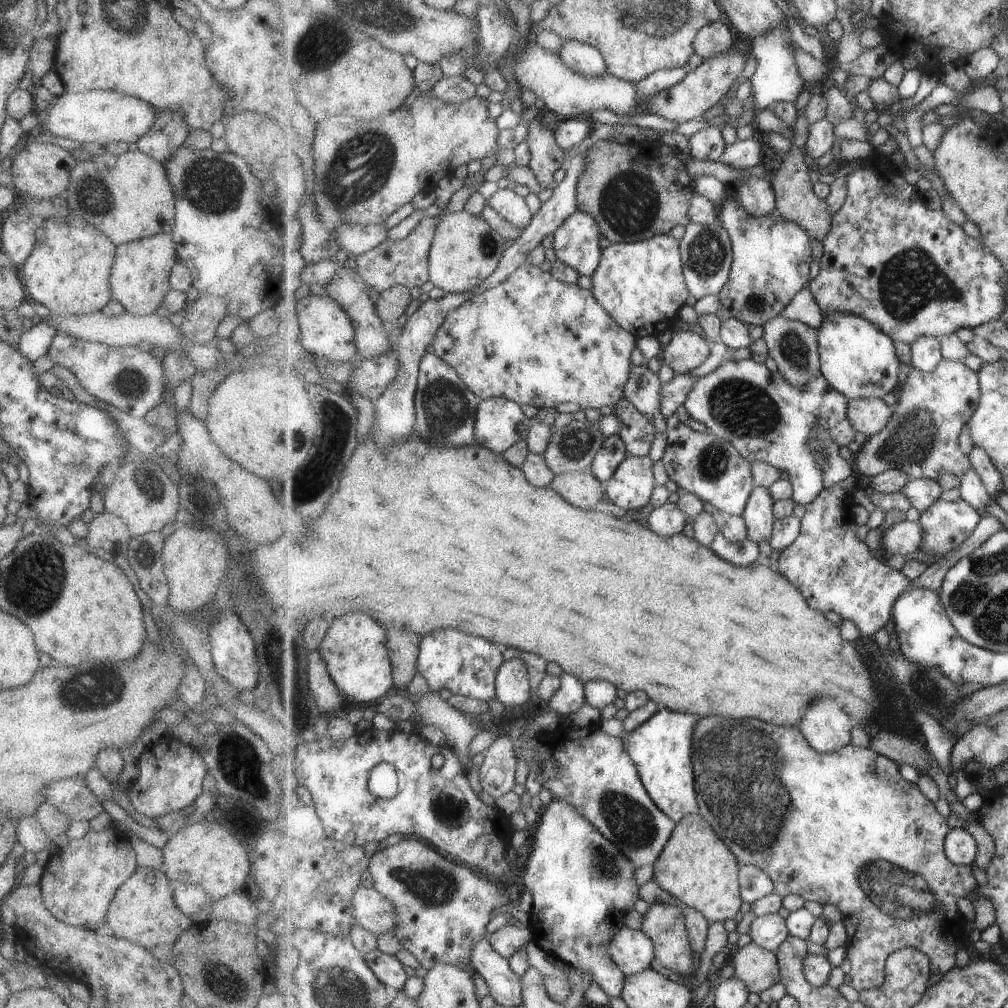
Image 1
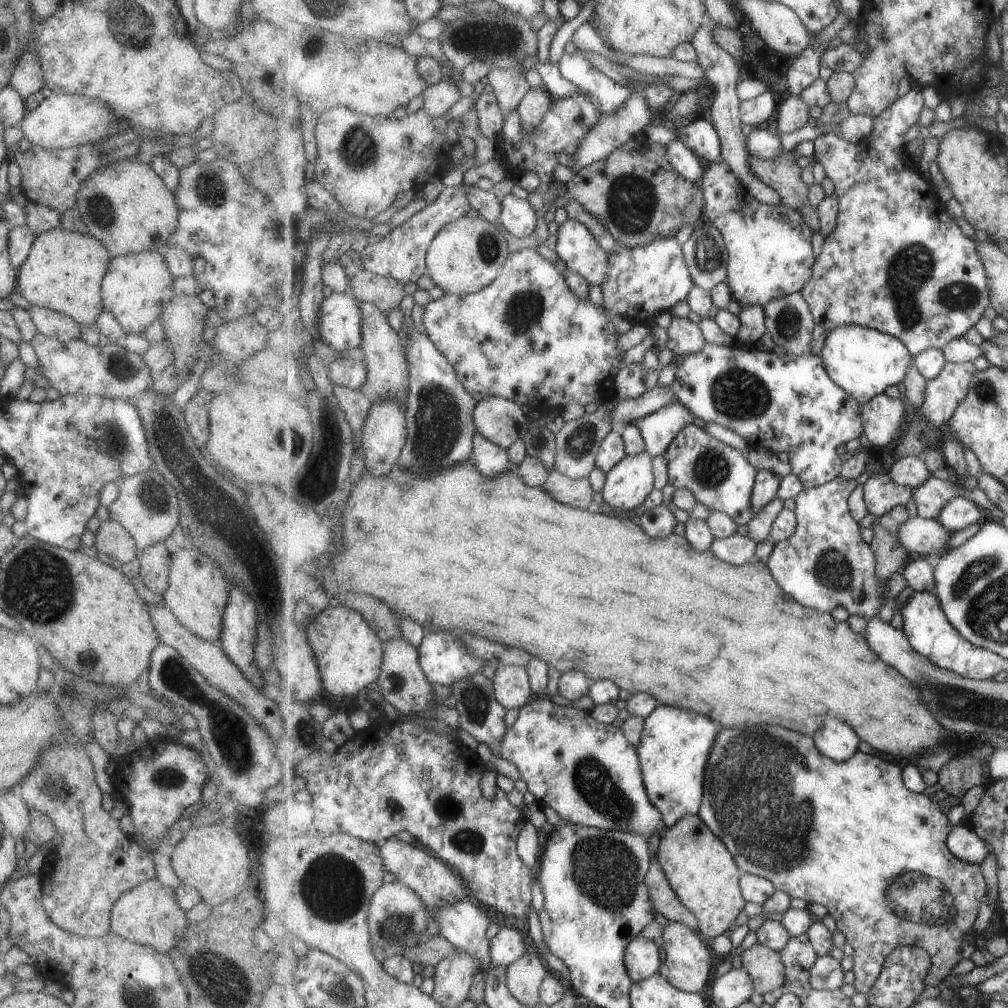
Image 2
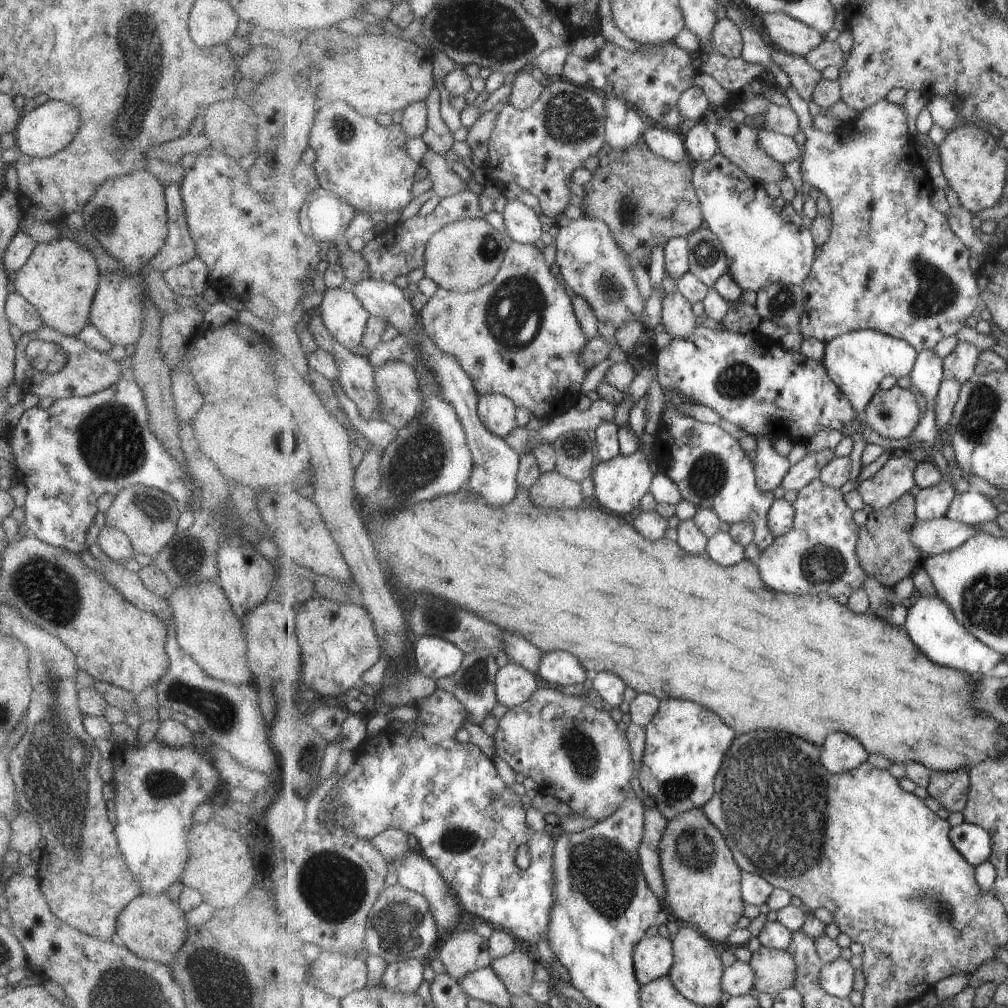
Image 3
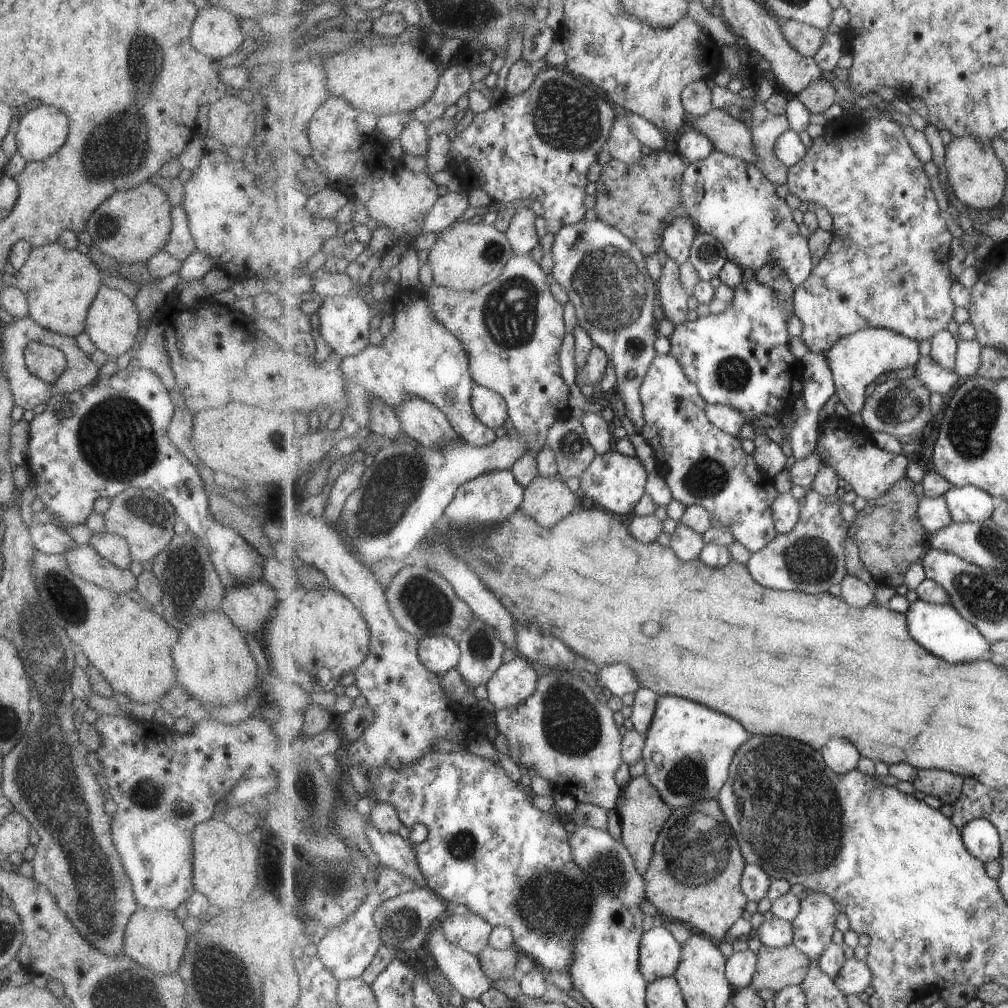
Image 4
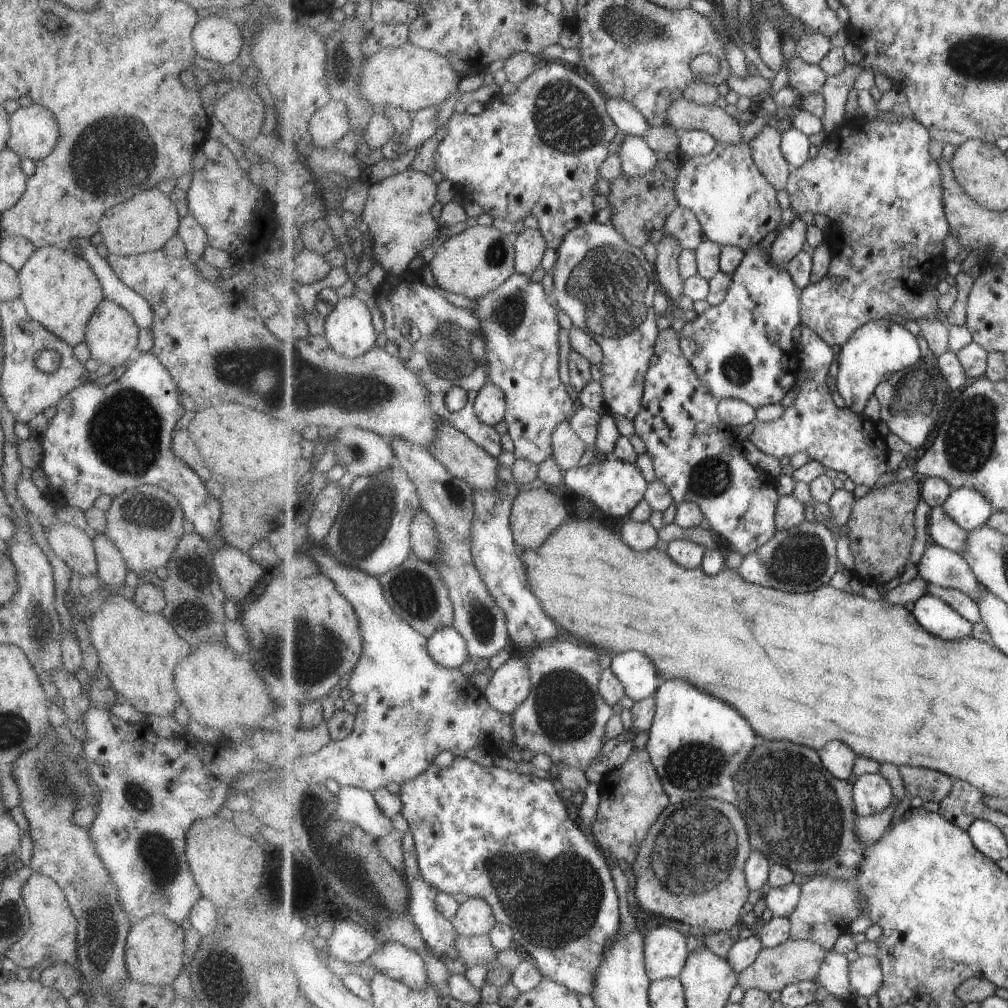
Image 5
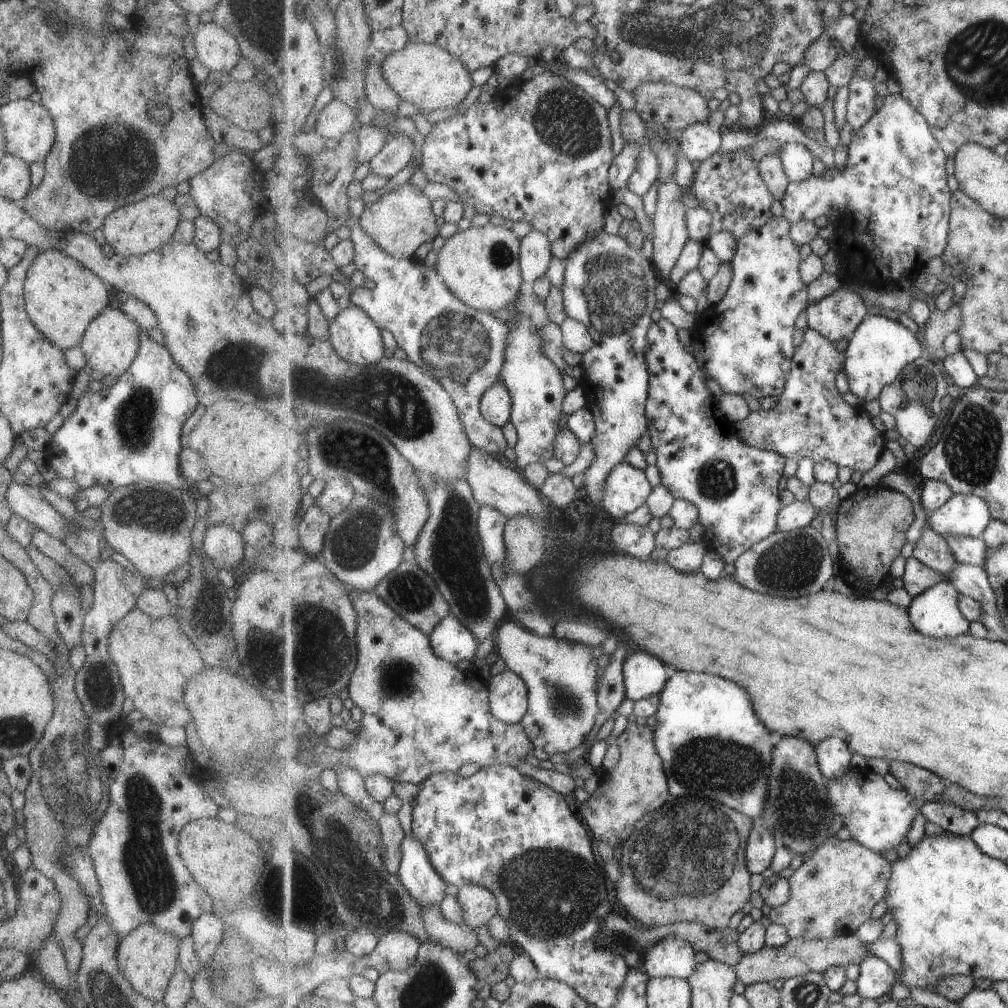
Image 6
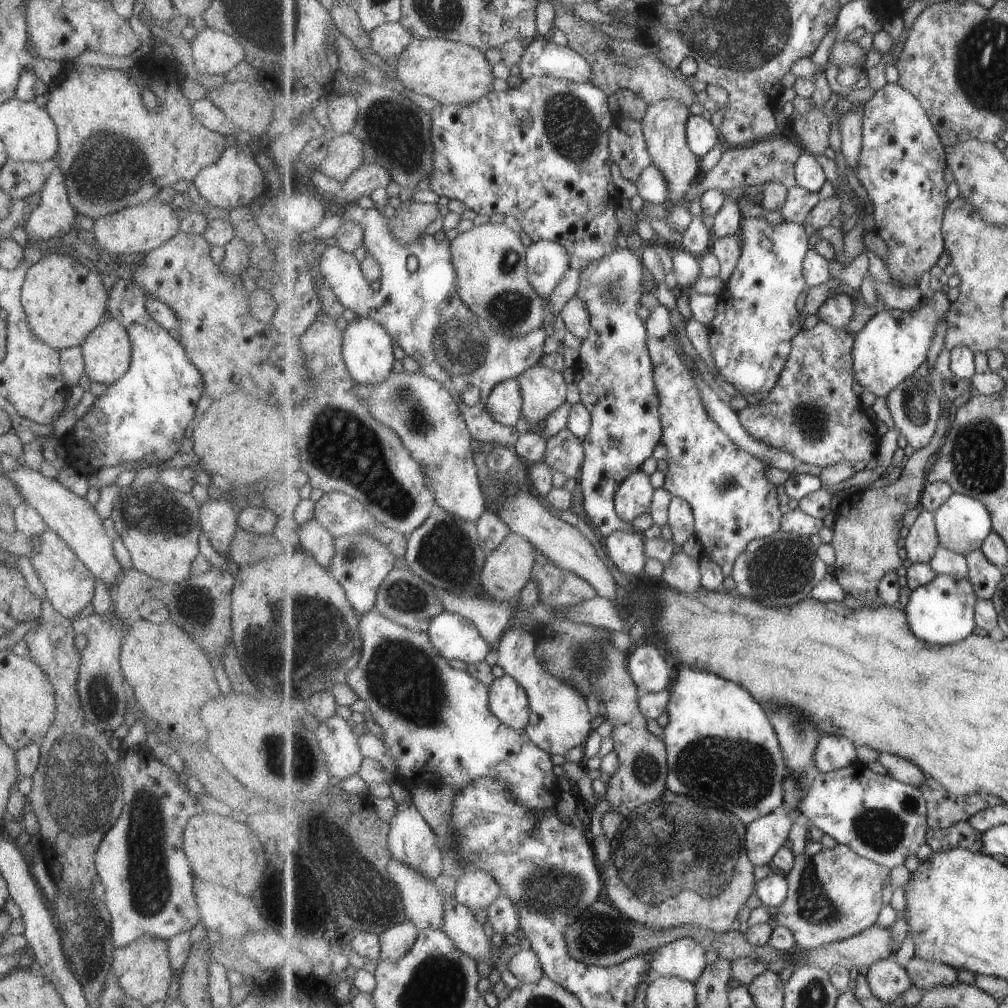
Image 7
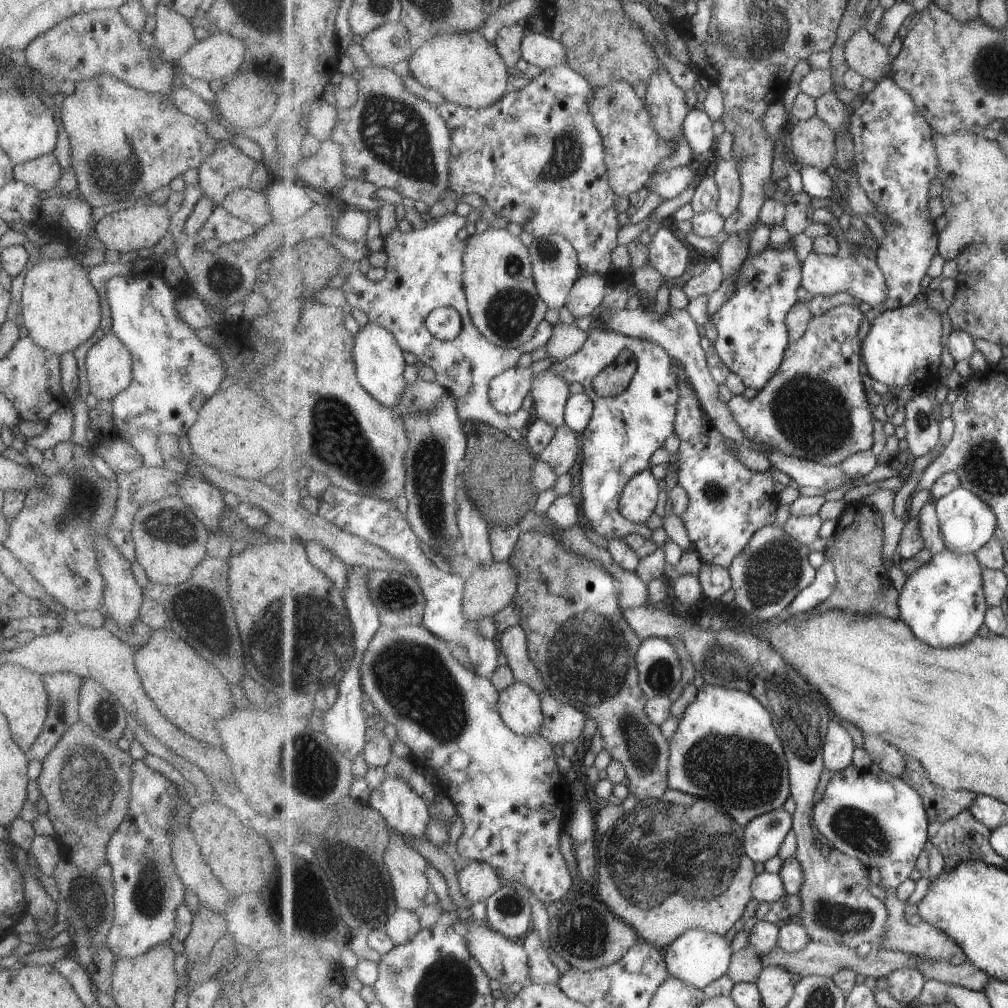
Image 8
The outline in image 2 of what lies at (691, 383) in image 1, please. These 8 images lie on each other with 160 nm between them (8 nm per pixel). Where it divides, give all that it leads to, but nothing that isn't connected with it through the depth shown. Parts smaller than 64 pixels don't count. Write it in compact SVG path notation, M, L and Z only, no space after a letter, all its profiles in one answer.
M657 384L637 398L619 400L612 411L613 431L622 433L626 429L626 425L652 415L677 400L678 396L673 387L662 387Z

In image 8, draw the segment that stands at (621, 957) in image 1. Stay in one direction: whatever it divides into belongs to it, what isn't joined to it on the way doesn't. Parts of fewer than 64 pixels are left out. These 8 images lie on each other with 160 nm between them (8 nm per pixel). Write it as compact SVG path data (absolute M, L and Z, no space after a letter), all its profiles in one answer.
M691 929L675 939L673 944L665 948L666 963L671 976L687 981L697 988L705 988L713 980L728 974L732 956L731 942L725 935L718 935L701 929Z

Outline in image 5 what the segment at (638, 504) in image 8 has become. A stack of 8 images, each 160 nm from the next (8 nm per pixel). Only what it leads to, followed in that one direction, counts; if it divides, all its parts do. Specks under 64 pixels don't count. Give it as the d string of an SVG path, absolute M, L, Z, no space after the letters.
M617 458L577 467L565 473L567 489L590 498L604 512L617 518L631 514L639 502L646 498L649 483L636 463L625 462Z

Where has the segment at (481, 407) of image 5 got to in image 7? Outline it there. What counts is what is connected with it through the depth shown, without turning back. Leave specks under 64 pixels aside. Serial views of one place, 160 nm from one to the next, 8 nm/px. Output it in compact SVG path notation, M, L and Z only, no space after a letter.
M520 376L495 385L495 390L486 400L491 416L501 424L510 427L514 427L519 422L523 403Z

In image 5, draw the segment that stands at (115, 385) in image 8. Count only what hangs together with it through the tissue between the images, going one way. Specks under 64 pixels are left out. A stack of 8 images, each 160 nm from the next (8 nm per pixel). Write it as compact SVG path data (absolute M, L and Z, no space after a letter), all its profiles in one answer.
M104 298L99 301L88 318L84 341L88 346L90 358L97 360L99 364L105 363L111 368L115 368L120 364L125 364L129 358L133 358L132 354L136 354L137 332L139 332L139 327L132 316L115 302Z

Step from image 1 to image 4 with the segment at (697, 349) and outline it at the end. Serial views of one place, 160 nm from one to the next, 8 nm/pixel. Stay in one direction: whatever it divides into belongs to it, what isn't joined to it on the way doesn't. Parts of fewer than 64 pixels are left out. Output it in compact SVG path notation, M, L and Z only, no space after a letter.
M667 258L664 269L659 279L658 291L660 302L665 316L677 326L687 322L689 314L689 292L682 285L680 277L680 264L671 258Z

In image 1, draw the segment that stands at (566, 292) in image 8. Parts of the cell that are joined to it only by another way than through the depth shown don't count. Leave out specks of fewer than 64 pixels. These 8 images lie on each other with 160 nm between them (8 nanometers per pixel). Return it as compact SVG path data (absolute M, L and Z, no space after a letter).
M511 188L498 189L487 201L495 211L510 223L525 230L534 217L533 212L527 206L525 197L519 196Z

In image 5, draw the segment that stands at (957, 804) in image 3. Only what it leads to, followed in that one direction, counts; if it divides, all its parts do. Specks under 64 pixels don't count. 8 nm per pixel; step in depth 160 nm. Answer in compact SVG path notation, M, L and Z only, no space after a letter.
M900 766L900 773L904 778L906 792L913 797L919 796L927 801L938 803L945 800L953 790L954 778L943 772Z

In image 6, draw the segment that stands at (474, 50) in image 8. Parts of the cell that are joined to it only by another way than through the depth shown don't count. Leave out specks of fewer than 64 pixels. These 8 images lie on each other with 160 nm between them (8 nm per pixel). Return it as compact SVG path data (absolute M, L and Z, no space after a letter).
M410 41L403 49L388 54L382 68L385 80L400 99L421 109L424 114L461 106L465 96L475 86L473 72L467 70L463 60L441 46L425 42Z

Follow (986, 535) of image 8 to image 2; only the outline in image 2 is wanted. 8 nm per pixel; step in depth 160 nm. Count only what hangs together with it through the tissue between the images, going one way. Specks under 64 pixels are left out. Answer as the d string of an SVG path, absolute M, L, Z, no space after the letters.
M959 495L943 505L936 520L953 535L955 531L984 521L983 514L983 509L973 499Z

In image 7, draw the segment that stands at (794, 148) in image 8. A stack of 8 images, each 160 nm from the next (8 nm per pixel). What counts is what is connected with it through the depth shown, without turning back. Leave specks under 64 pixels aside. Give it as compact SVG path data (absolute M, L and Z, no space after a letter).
M816 108L805 115L794 117L795 137L807 153L815 156L823 156L829 148L831 128L833 119L826 110Z

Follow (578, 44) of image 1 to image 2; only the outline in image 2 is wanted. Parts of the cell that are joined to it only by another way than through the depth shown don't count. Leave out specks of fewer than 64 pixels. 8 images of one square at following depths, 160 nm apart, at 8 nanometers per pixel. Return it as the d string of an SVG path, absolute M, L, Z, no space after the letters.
M583 53L564 54L558 61L563 76L578 84L584 91L593 95L603 113L612 113L620 109L633 92L601 69Z

